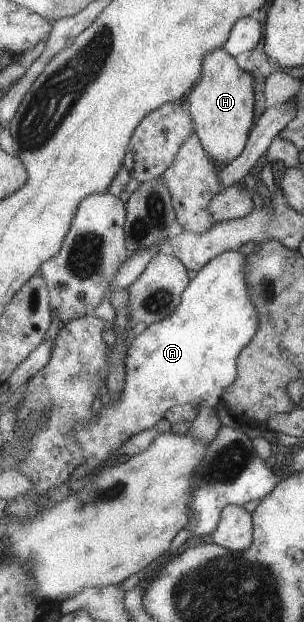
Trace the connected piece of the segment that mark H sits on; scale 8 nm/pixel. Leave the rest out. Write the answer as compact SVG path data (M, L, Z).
M223 46L207 52L202 61L202 73L189 89L186 108L192 121L194 135L211 161L229 164L245 147L249 127L253 123L253 94L251 75L239 70L233 56Z

